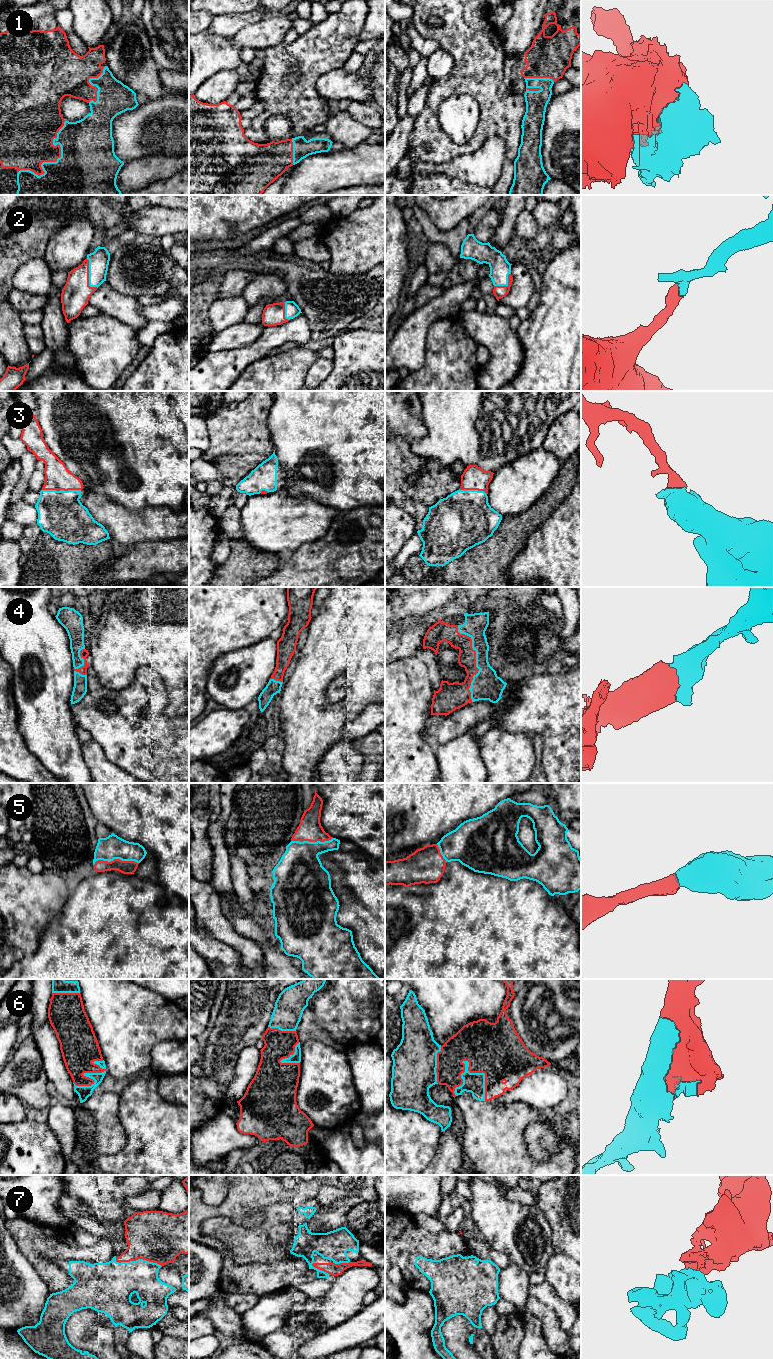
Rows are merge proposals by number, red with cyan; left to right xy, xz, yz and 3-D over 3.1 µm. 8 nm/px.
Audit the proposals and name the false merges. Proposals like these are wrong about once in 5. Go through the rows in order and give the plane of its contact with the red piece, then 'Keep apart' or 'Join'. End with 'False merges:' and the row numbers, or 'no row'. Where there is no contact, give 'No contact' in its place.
1: Touches red in xy. Join
2: Touches red in xy. Join
3: Touches red in xy. Join
4: Touches red in yz. Join
5: Touches red in xy. Join
6: Touches red in yz. Join
7: Touches red in xy. Join
False merges: no row

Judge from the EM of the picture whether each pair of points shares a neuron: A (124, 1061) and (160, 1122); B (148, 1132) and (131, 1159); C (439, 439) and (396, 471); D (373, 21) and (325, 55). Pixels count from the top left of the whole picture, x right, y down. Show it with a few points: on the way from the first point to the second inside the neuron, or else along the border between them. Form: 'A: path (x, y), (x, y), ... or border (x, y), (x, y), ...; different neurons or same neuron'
A: border (141, 1073), (135, 1077); different neurons
B: path (145, 1139), (135, 1149), (135, 1152); same neuron
C: border (408, 444), (413, 453), (425, 460), (410, 476); different neurons
D: border (368, 10), (360, 40); different neurons

